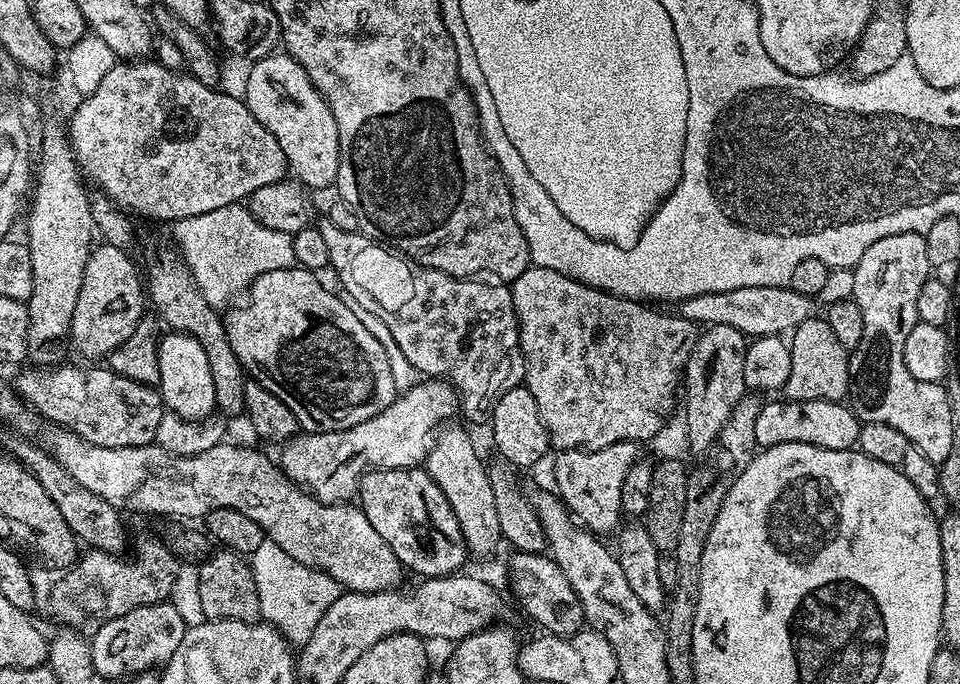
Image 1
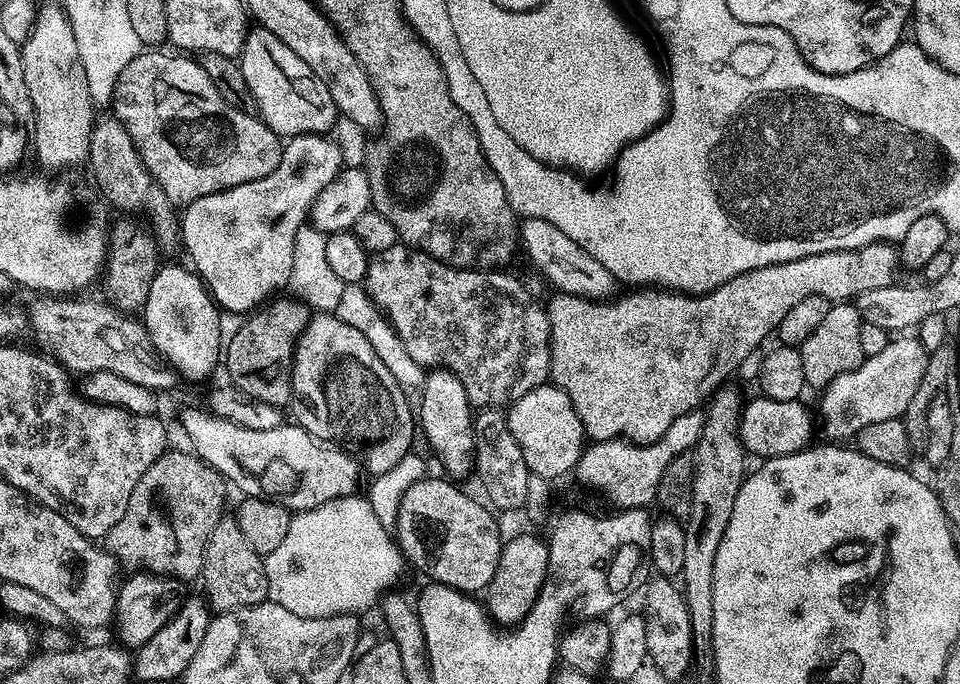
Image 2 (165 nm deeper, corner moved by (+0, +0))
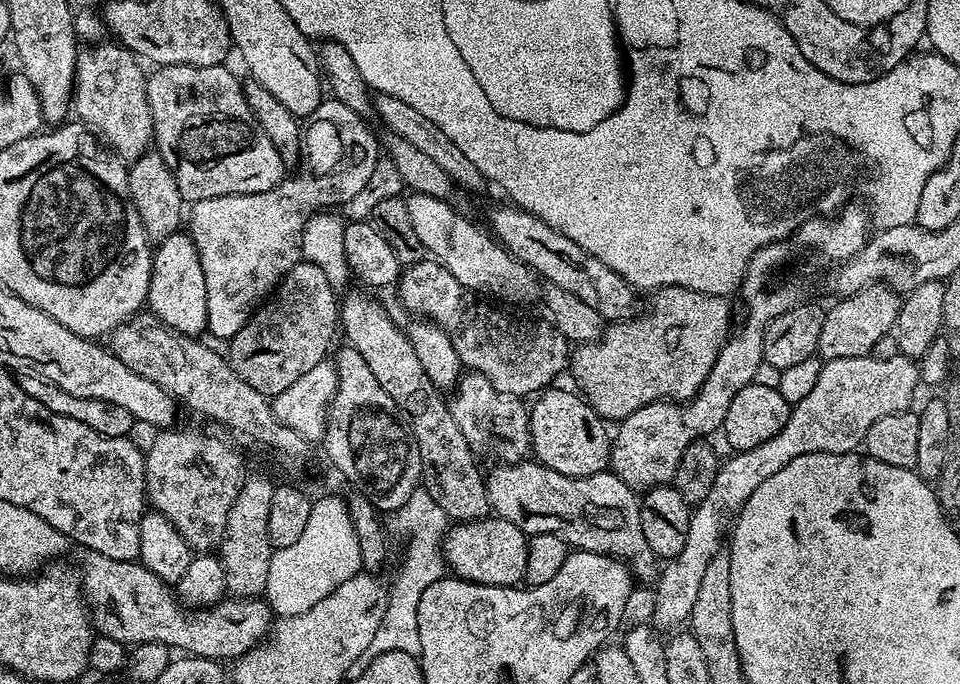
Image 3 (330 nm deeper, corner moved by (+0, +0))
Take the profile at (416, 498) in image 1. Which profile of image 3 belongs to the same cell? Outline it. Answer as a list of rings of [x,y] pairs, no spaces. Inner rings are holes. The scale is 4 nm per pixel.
[[[489,514],[483,519],[453,523],[444,533],[442,551],[451,575],[475,584],[507,588],[519,585],[524,579],[528,542],[529,537],[518,530],[514,522],[506,522],[501,516]]]

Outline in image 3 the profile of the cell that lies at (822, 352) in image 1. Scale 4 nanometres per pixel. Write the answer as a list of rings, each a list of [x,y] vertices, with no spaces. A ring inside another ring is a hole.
[[[871,284],[854,294],[837,299],[836,305],[825,311],[822,335],[818,338],[817,353],[825,361],[838,358],[858,358],[867,356],[874,350],[878,338],[889,335],[896,327],[900,313],[901,297],[887,284]]]

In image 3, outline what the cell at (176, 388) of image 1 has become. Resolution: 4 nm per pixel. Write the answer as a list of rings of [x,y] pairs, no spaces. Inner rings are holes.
[[[187,231],[170,234],[155,245],[152,258],[151,290],[147,307],[167,328],[176,328],[187,336],[199,337],[208,327],[206,278],[200,265],[196,243]]]

